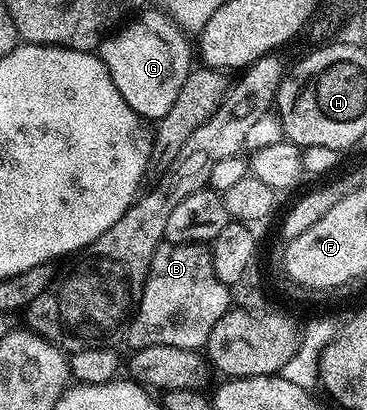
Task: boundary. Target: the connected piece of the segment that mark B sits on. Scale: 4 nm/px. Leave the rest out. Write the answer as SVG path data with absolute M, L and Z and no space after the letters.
M160 244L154 251L136 311L126 326L129 350L159 345L203 350L210 331L214 331L214 323L218 323L233 304L228 293L231 293L229 286L214 275L212 254L204 245Z

